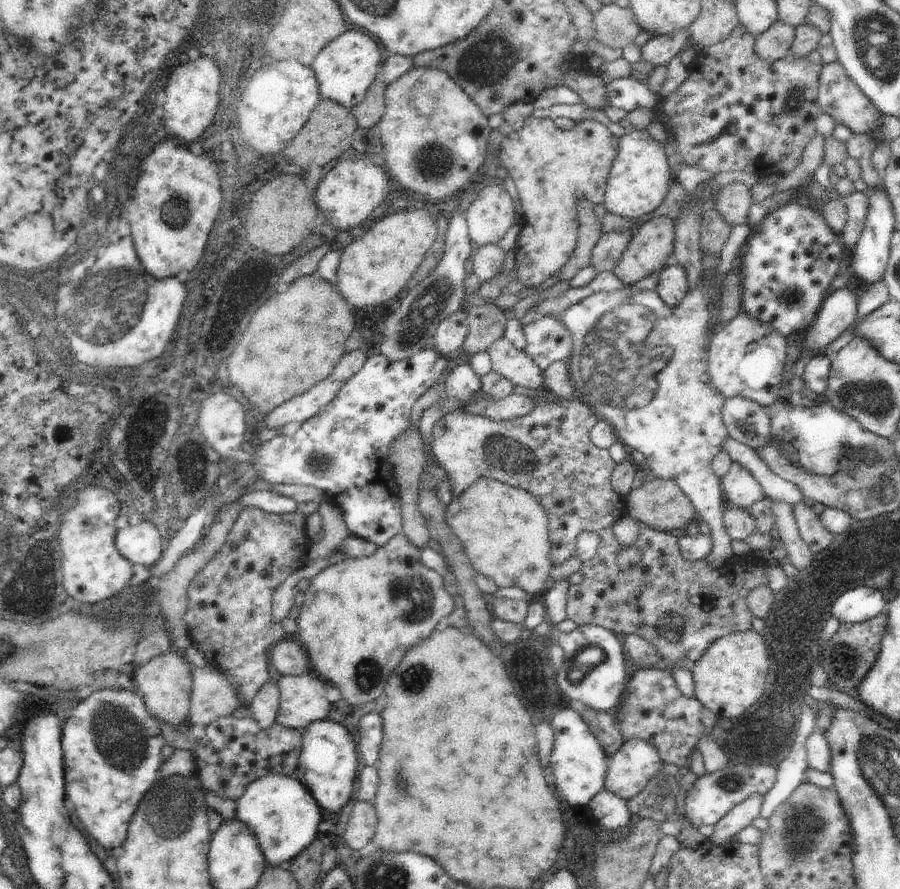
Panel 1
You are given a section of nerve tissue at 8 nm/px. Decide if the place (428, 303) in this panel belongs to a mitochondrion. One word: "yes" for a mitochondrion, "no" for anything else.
yes

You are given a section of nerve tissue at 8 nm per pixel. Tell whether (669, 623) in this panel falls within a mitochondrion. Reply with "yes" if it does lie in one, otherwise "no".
yes

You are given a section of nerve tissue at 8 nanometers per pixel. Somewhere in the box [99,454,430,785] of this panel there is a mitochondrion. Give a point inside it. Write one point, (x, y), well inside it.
(408, 593)

